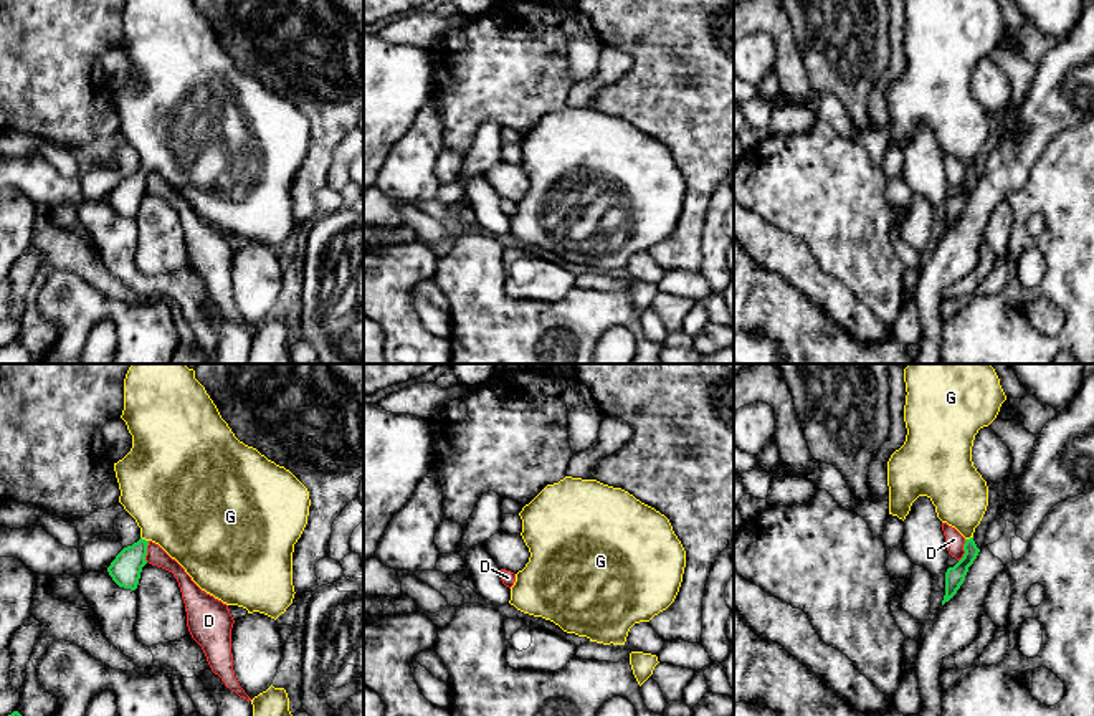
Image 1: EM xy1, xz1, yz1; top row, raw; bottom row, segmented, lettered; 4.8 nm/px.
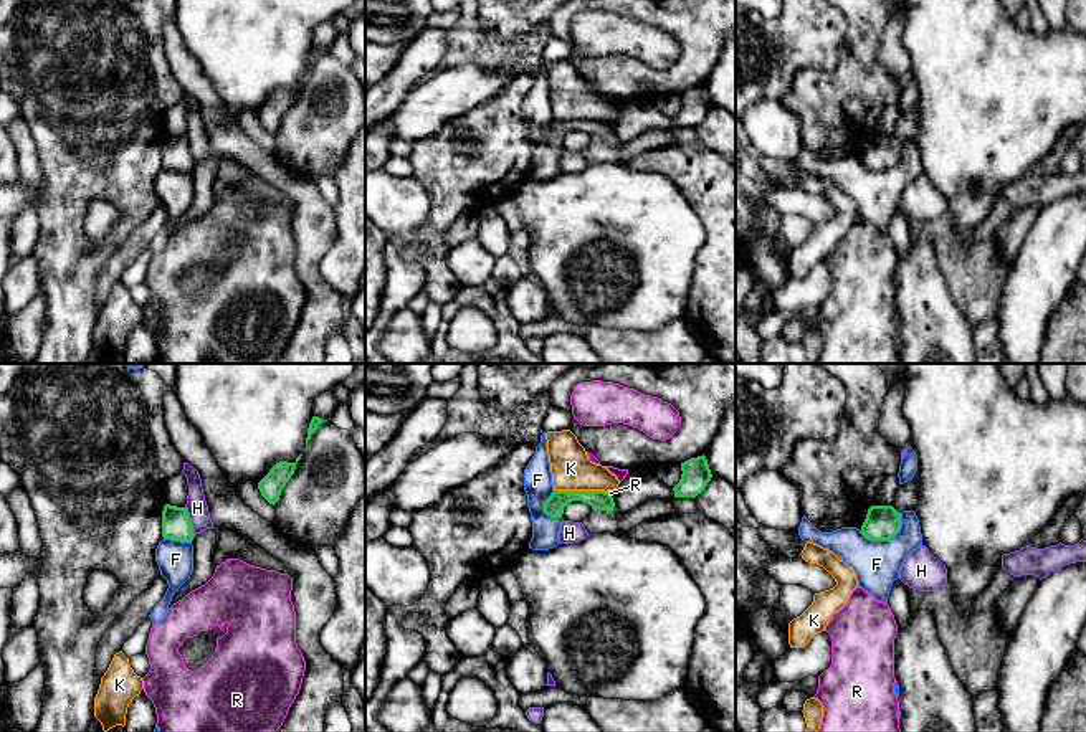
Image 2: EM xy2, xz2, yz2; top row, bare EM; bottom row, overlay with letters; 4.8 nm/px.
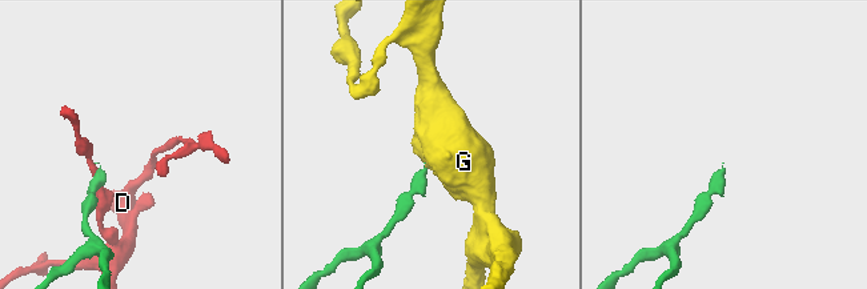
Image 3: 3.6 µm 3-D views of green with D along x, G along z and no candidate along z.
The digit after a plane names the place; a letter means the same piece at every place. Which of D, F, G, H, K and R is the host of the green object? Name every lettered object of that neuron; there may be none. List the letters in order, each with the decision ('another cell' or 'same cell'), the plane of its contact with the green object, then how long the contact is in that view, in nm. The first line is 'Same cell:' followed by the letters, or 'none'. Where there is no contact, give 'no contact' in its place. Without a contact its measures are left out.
Same cell: G
D: another cell; contact in yz1; length 120 nm
F: another cell; contact in yz2; length 220 nm
G: same cell; contact in xy1; length 50 nm
H: another cell; contact in xy2; length 150 nm
K: another cell; contact in xz2; length 260 nm
R: another cell; contact in xz2; length 40 nm

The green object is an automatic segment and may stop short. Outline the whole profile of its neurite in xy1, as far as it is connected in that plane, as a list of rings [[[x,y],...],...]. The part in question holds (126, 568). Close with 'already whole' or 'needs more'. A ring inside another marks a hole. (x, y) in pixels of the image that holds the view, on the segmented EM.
[[[132,364],[124,379],[121,418],[132,435],[132,448],[114,463],[119,503],[140,527],[140,539],[111,562],[112,580],[136,590],[152,541],[223,604],[274,620],[284,613],[296,594],[293,552],[307,524],[307,488],[235,437],[185,364]]] | needs more

